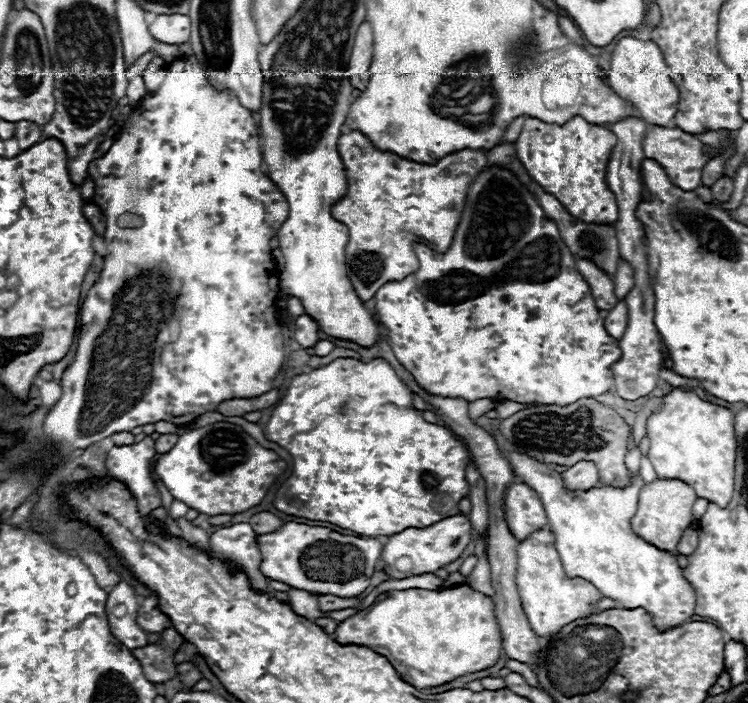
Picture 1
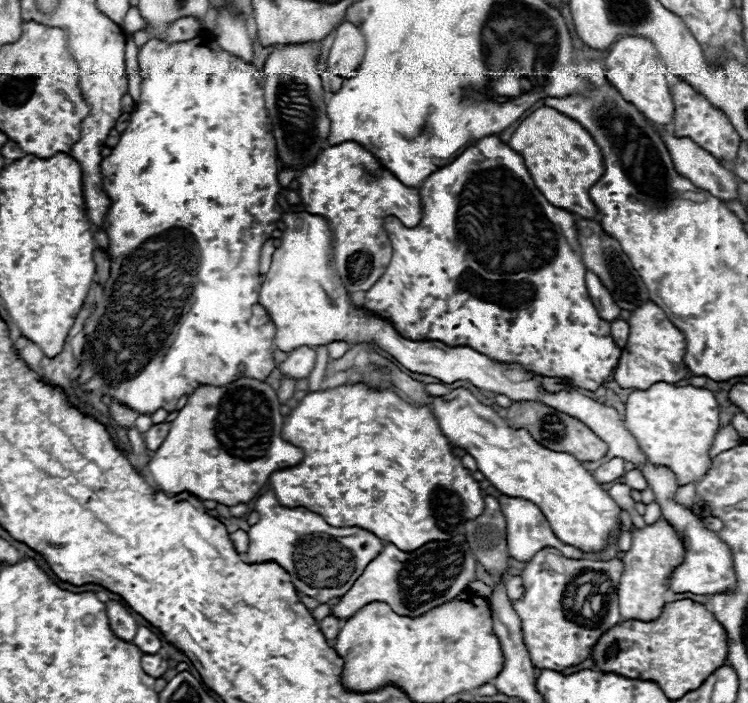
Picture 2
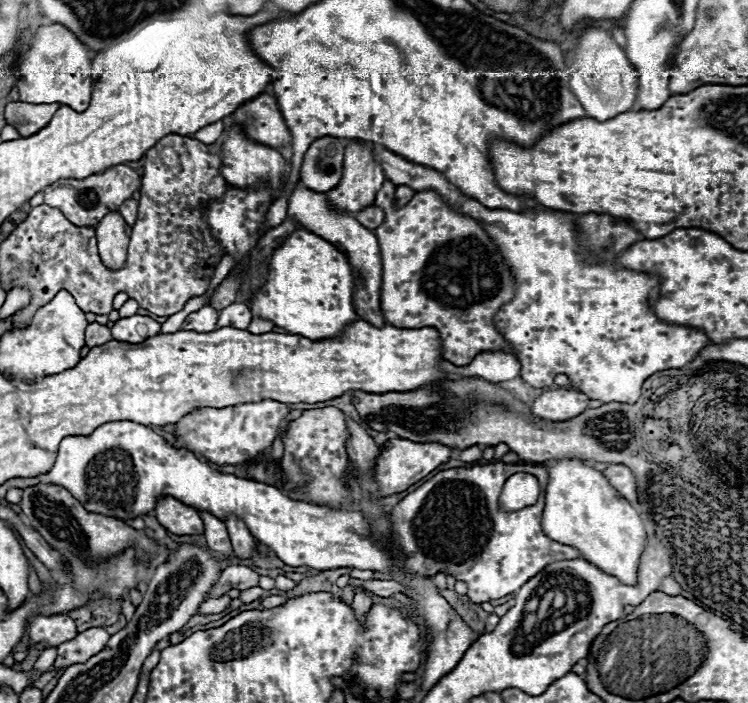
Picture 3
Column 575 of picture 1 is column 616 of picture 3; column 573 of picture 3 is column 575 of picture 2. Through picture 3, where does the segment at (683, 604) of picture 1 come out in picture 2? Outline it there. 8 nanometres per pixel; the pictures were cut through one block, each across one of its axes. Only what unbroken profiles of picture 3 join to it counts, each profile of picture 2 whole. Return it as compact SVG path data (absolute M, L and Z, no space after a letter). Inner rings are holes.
M460 388L460 396L450 402L434 396L432 410L442 434L476 460L478 470L492 486L506 496L534 502L564 544L592 552L606 544L612 530L620 532L620 506L574 456L540 446L524 428L510 428L504 418L480 404L466 388Z

